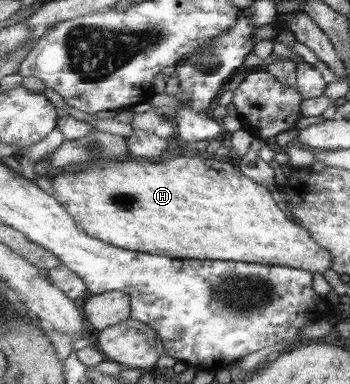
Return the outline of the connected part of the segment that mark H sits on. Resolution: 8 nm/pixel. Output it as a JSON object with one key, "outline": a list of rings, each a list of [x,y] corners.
{"outline":[[[195,154],[160,160],[131,158],[81,168],[83,170],[79,172],[59,174],[51,180],[55,198],[89,236],[112,246],[177,259],[243,260],[245,263],[290,265],[291,268],[307,269],[321,275],[333,268],[331,254],[314,240],[309,230],[299,226],[277,206],[269,188],[243,175],[242,170],[229,161],[221,162],[217,157],[205,160]]]}

